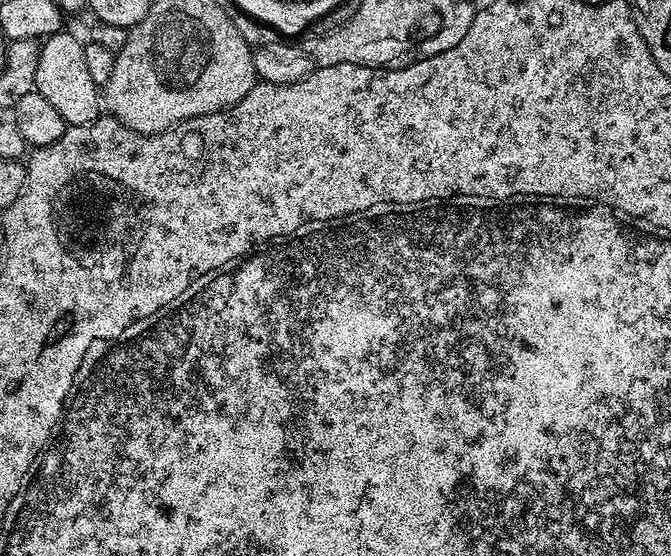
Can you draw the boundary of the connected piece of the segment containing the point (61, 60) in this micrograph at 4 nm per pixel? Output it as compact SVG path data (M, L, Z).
M68 30L55 32L41 43L34 91L42 94L42 98L62 114L65 125L89 124L102 115L102 92L94 78L90 78L84 44Z

